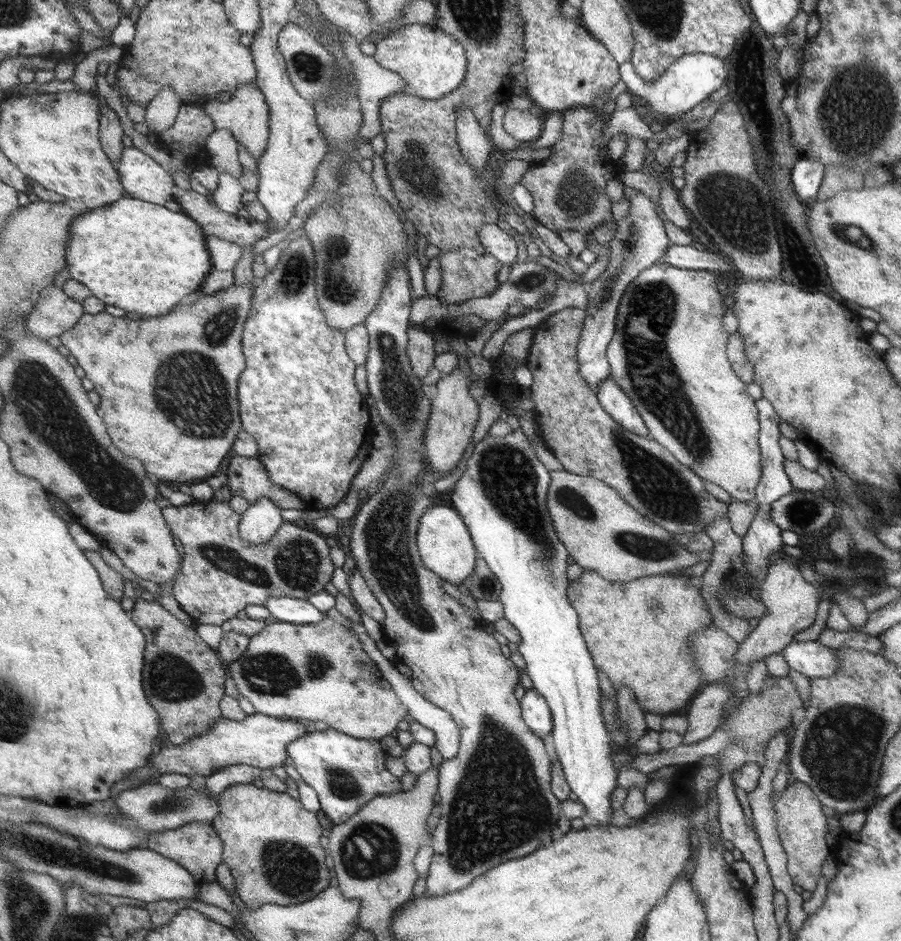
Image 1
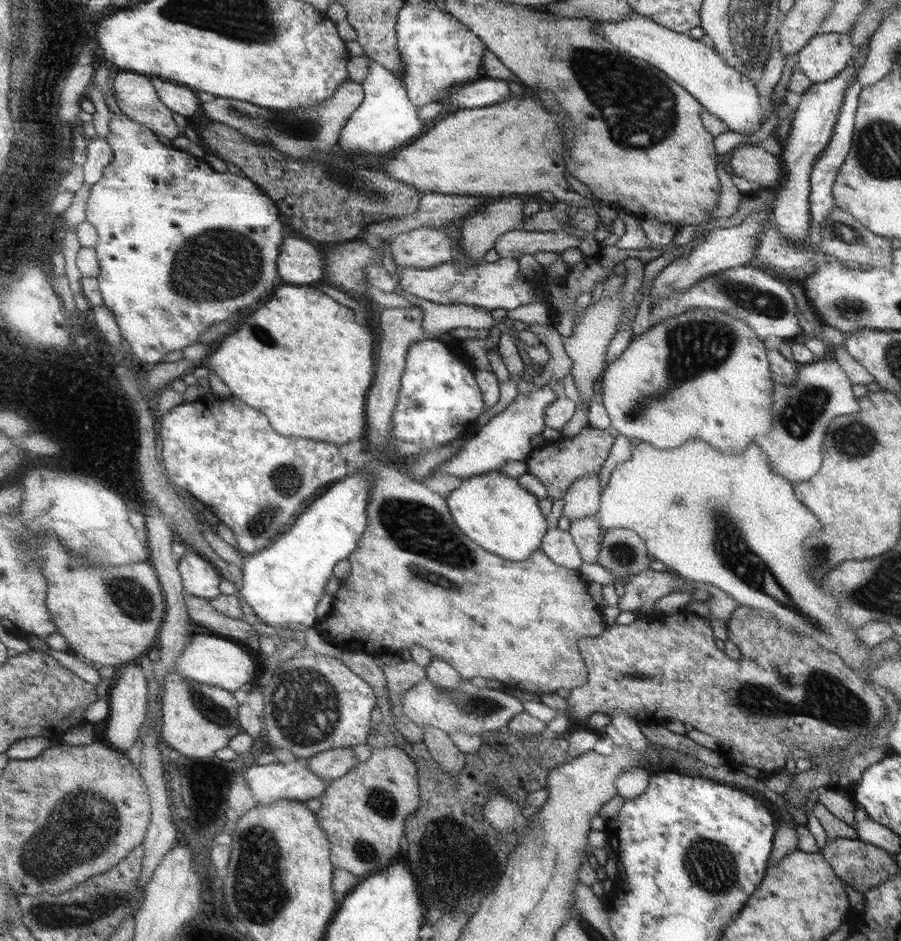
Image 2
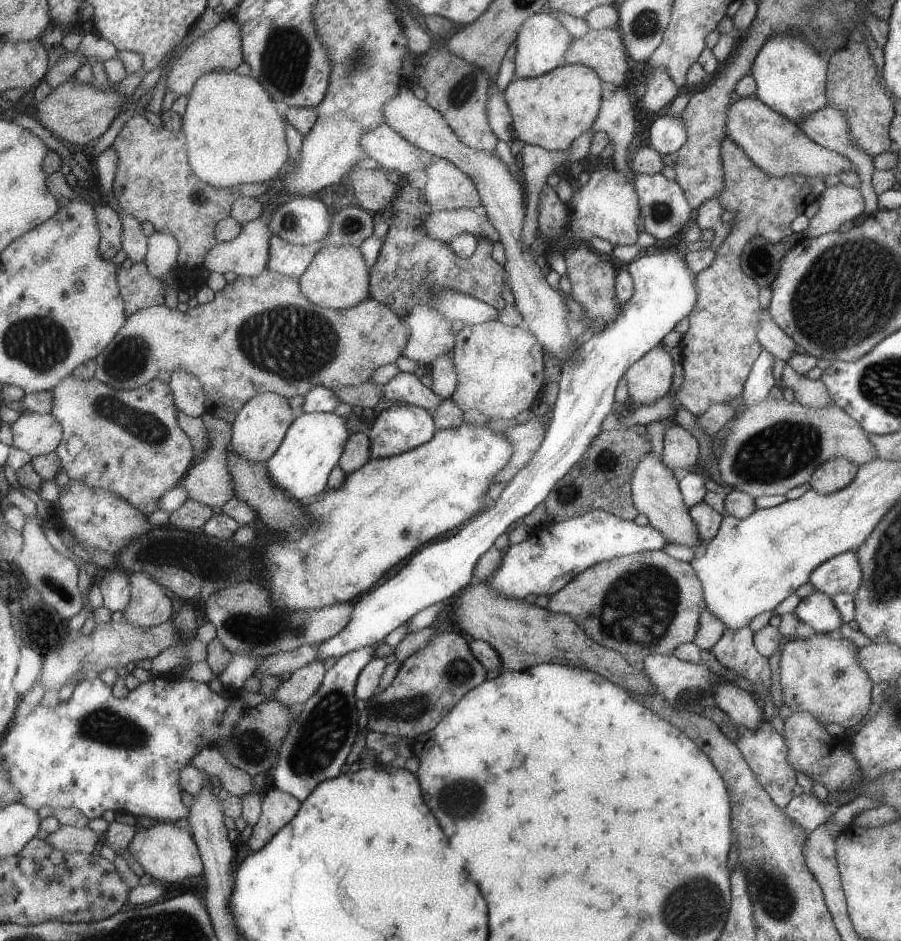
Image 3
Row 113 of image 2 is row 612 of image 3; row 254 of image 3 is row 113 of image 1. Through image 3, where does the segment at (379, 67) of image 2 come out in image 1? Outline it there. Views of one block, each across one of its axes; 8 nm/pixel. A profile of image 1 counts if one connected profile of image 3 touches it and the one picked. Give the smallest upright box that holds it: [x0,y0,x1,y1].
[620,53,727,121]

